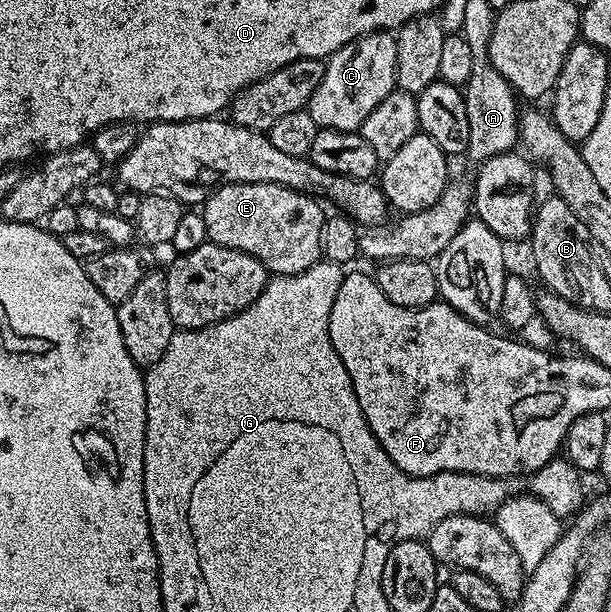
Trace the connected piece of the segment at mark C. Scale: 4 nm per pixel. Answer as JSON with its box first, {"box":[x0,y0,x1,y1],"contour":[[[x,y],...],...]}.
{"box":[306,31,397,131],"contour":[[[374,31],[363,35],[353,43],[347,43],[341,49],[334,51],[326,60],[321,85],[313,93],[313,97],[307,102],[306,110],[313,117],[313,121],[325,131],[358,131],[359,127],[389,97],[391,91],[396,90],[397,84],[397,41],[390,31]]]}

